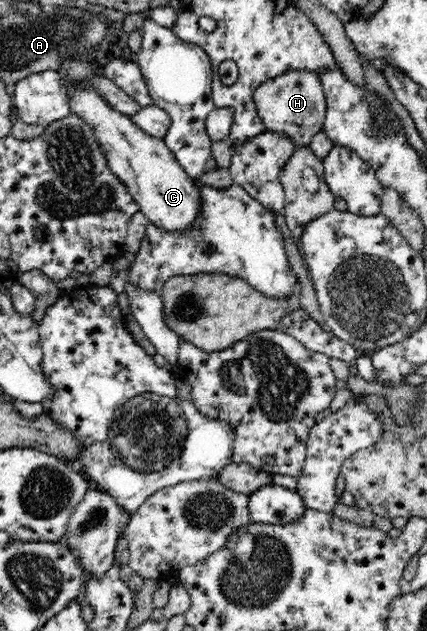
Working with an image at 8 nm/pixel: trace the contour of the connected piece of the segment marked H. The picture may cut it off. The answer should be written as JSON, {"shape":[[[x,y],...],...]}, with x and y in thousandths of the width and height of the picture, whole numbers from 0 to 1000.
{"shape":[[[670,111],[642,125],[611,132],[593,151],[621,206],[656,209],[689,222],[693,233],[721,231],[733,214],[756,208],[763,152],[747,117],[721,111]]]}

